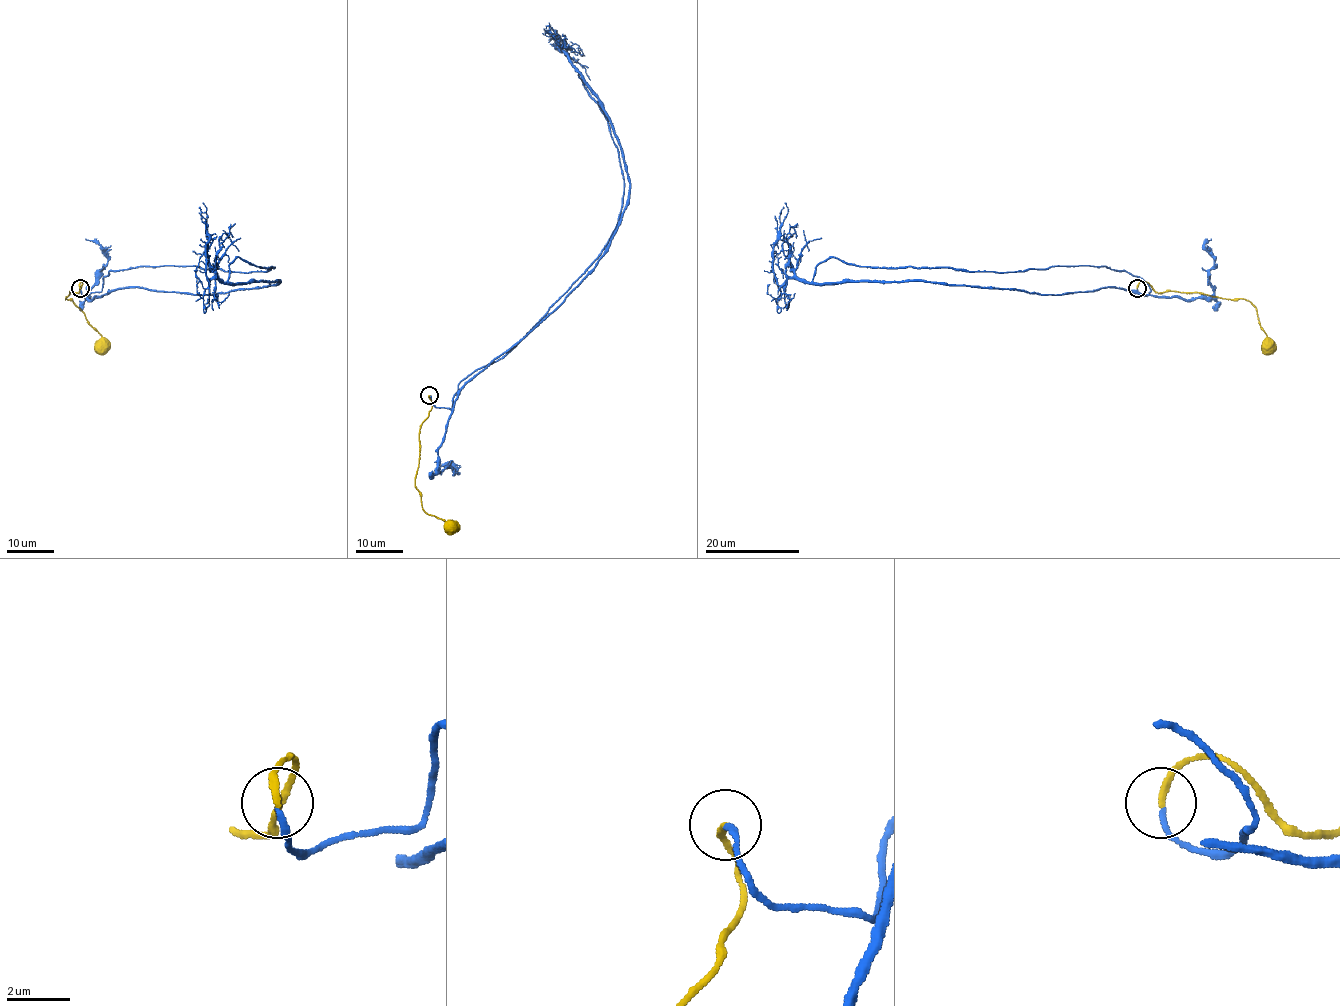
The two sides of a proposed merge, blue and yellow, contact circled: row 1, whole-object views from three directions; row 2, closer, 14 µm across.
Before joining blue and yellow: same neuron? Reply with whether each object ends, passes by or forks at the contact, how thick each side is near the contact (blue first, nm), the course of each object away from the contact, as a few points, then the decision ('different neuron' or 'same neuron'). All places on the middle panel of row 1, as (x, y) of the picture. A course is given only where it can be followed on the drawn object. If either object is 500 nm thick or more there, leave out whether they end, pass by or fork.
blue ends; yellow ends; calibres 160 and 220 nm; course blue (429, 395), (451, 408), (616, 227), (619, 151), (578, 71), (629, 203), (462, 388), (457, 472), (435, 470); course yellow (429, 395), (431, 405), (419, 430), (419, 462), (415, 486), (428, 514), (442, 518), (449, 525); same neuron

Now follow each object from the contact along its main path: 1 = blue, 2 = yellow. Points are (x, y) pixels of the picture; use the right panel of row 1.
1: (1137, 289), (1150, 290), (1101, 266), (998, 272), (832, 257), (812, 281), (1208, 298), (1211, 238)
2: (1137, 288), (1146, 282), (1158, 292), (1244, 298), (1255, 308), (1267, 347)

